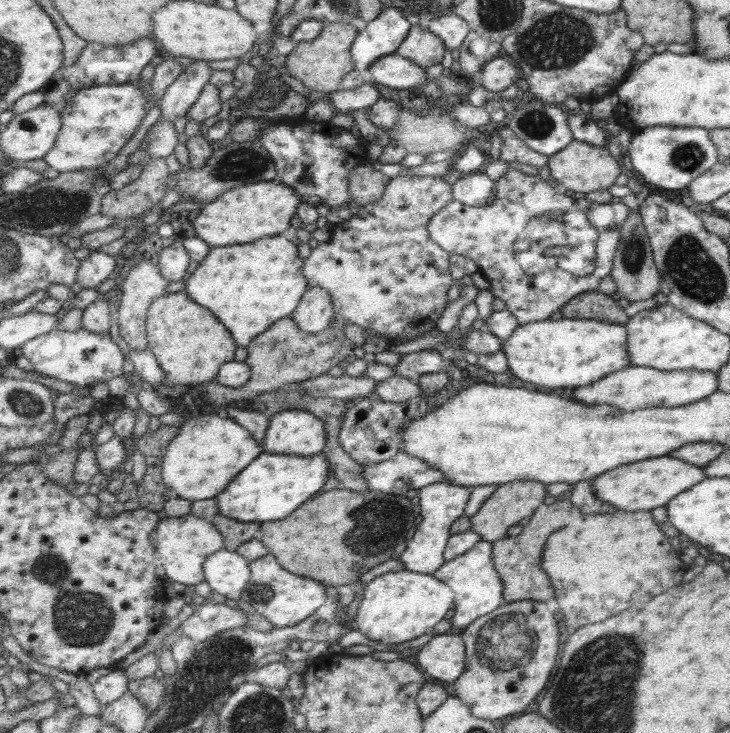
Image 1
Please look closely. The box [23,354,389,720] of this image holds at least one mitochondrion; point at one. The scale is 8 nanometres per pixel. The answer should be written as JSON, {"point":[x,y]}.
{"point":[82,619]}

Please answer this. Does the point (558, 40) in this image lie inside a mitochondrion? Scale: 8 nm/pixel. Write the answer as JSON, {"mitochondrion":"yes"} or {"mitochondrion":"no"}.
{"mitochondrion":"yes"}

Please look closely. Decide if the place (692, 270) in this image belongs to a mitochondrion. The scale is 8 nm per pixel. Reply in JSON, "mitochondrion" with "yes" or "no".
{"mitochondrion":"yes"}

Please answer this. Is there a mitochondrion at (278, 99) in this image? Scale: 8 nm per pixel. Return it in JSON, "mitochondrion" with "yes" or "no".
{"mitochondrion":"yes"}

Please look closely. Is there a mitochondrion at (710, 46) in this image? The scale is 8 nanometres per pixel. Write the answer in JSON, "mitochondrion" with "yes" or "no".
{"mitochondrion":"yes"}

